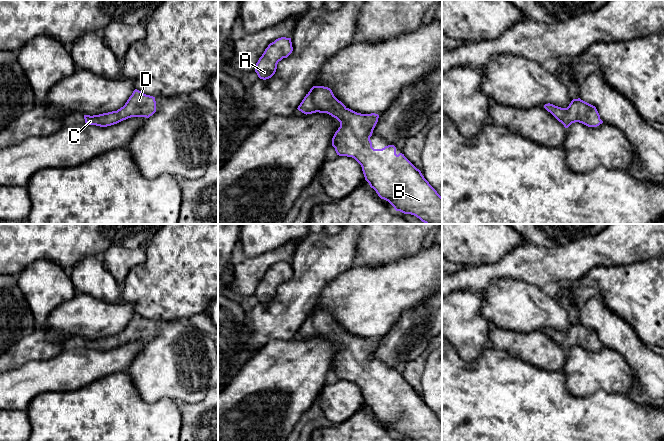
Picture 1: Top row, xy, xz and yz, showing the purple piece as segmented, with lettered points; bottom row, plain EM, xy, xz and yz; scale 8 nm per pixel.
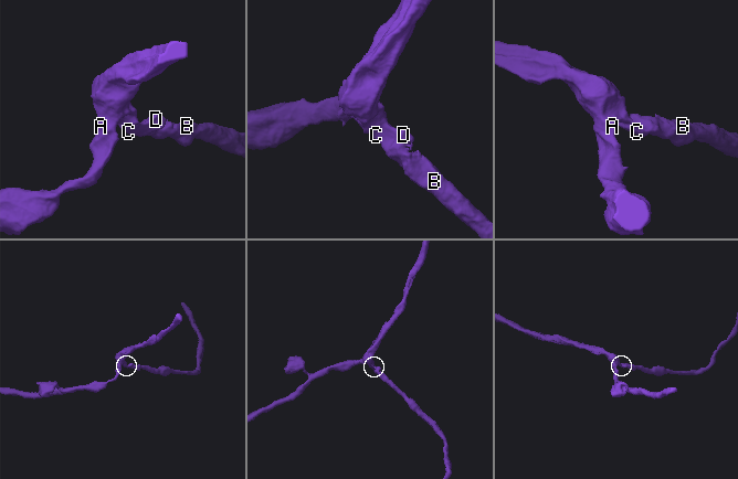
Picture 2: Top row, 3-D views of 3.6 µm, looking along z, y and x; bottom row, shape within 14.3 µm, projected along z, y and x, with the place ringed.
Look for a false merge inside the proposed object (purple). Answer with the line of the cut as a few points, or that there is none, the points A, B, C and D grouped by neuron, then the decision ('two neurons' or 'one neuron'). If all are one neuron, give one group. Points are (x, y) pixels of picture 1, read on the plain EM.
cut none; groups A B C D; one neuron

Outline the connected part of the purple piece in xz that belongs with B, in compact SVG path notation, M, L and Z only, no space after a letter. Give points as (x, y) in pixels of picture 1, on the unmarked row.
M313 310L297 332L304 338L327 337L340 346L332 362L337 379L354 382L362 391L365 404L381 423L388 425L396 435L416 441L442 441L442 421L402 377L396 378L394 369L374 373L370 361L378 346L375 337L361 338L347 332L324 310Z

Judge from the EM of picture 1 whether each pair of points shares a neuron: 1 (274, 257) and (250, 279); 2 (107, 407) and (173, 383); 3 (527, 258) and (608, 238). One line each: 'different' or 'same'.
1: same
2: different
3: same

